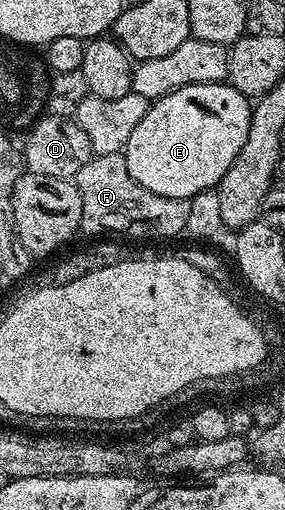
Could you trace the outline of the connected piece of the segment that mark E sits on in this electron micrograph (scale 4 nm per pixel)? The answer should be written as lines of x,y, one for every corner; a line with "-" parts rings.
227,81
178,87
173,93
154,100
148,106
145,117
141,117
137,129
133,129
125,148
133,181
158,195
189,200
194,200
195,195
210,187
218,188
223,183
229,165
233,165
237,153
241,153
245,137
249,137
253,114
250,105
249,99

